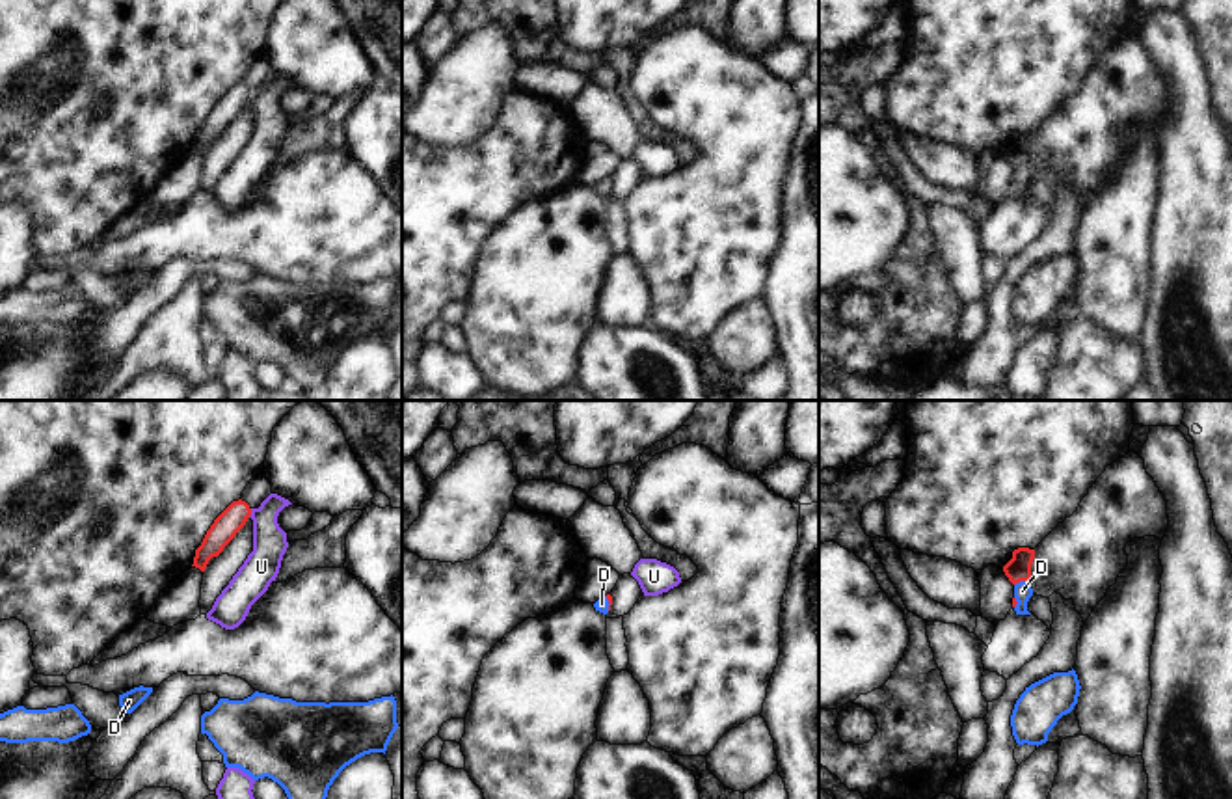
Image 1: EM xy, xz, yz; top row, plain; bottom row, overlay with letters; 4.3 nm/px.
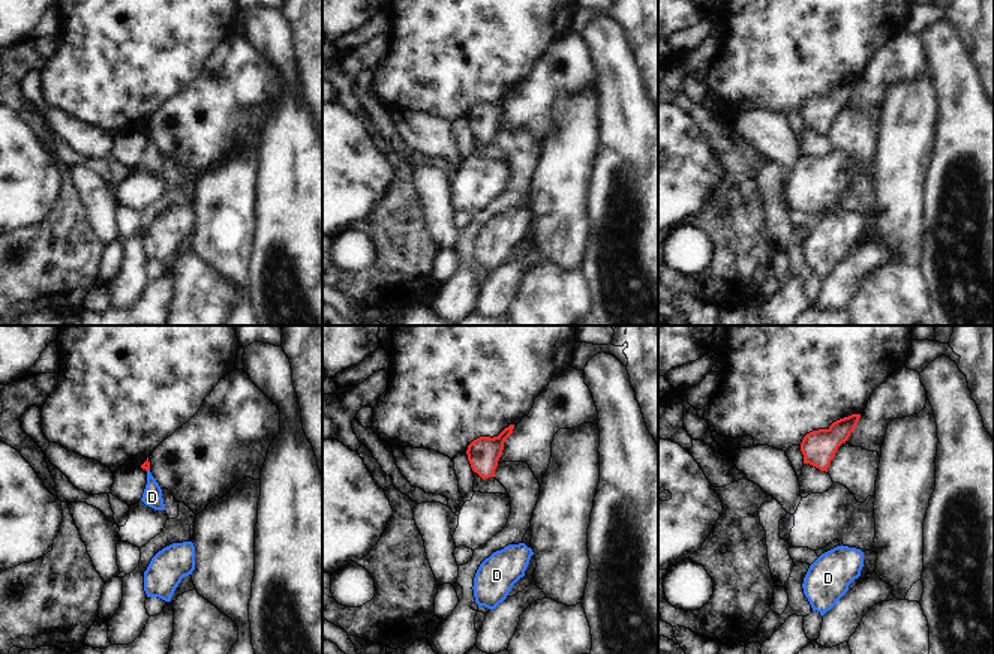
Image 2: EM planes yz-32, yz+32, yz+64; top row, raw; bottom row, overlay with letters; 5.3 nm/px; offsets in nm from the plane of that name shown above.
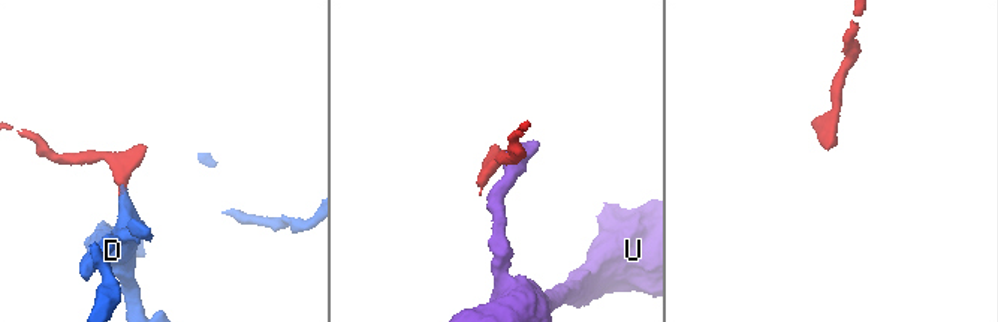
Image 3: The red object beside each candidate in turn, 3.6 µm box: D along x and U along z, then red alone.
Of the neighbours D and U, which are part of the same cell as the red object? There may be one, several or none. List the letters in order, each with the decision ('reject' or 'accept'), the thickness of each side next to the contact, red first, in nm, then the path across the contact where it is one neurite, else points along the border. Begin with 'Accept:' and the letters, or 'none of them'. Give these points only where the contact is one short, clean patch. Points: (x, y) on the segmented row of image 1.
Accept: D
D: accept; 110 nm thick on the red side, 80 nm on the other; runs through yz (1018, 568), (1022, 580), (1022, 591)
U: reject; 110 nm thick on the red side, 150 nm on the other; border along xy (252, 509), (248, 516)

